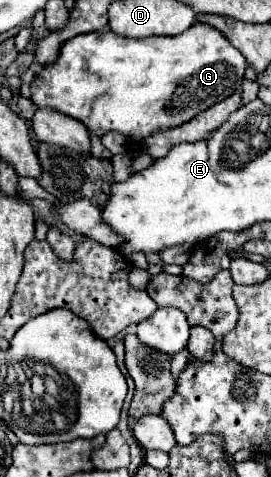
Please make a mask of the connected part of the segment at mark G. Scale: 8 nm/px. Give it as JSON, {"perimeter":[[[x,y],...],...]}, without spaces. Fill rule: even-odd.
{"perimeter":[[[196,22],[190,30],[178,36],[156,36],[146,40],[130,40],[106,28],[102,32],[88,32],[68,40],[62,46],[58,60],[50,68],[44,66],[40,76],[32,82],[32,102],[38,108],[54,108],[66,116],[74,116],[96,136],[116,130],[134,142],[142,142],[154,130],[180,126],[228,98],[244,80],[244,68],[244,56],[216,28],[202,22]]]}

